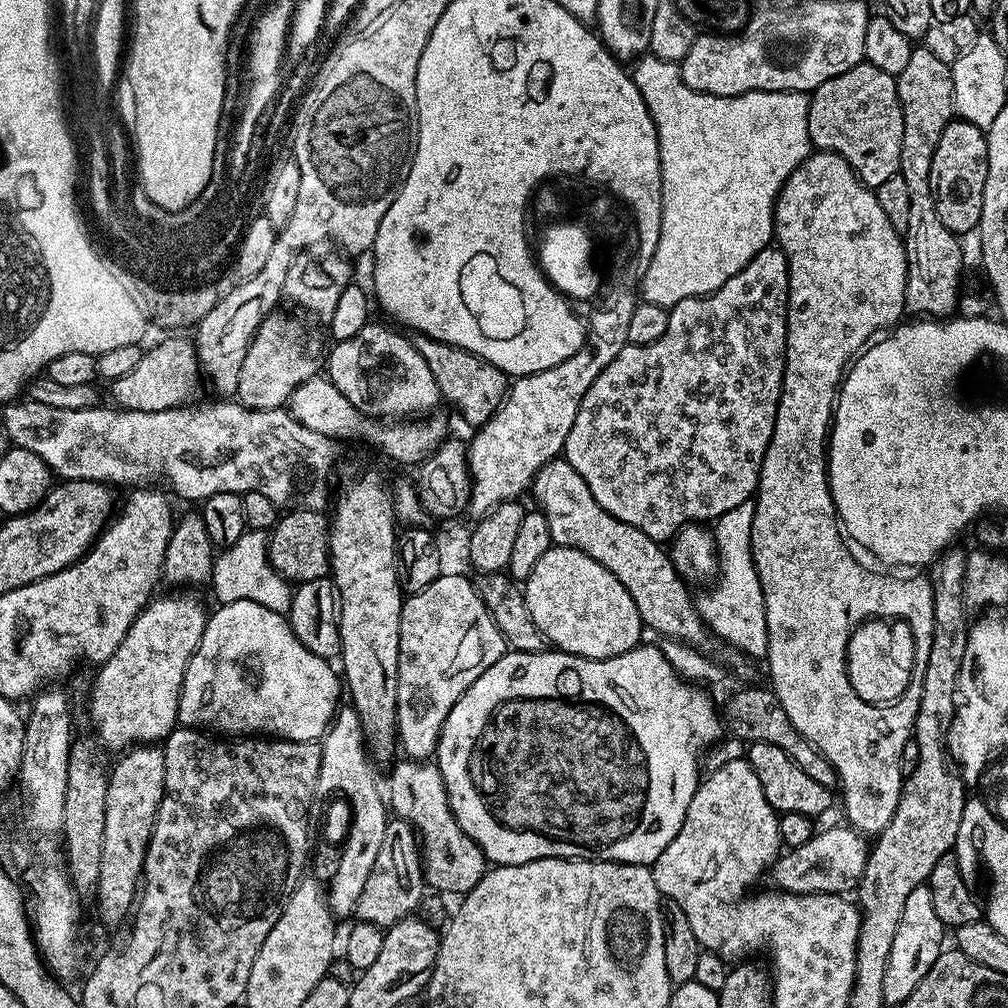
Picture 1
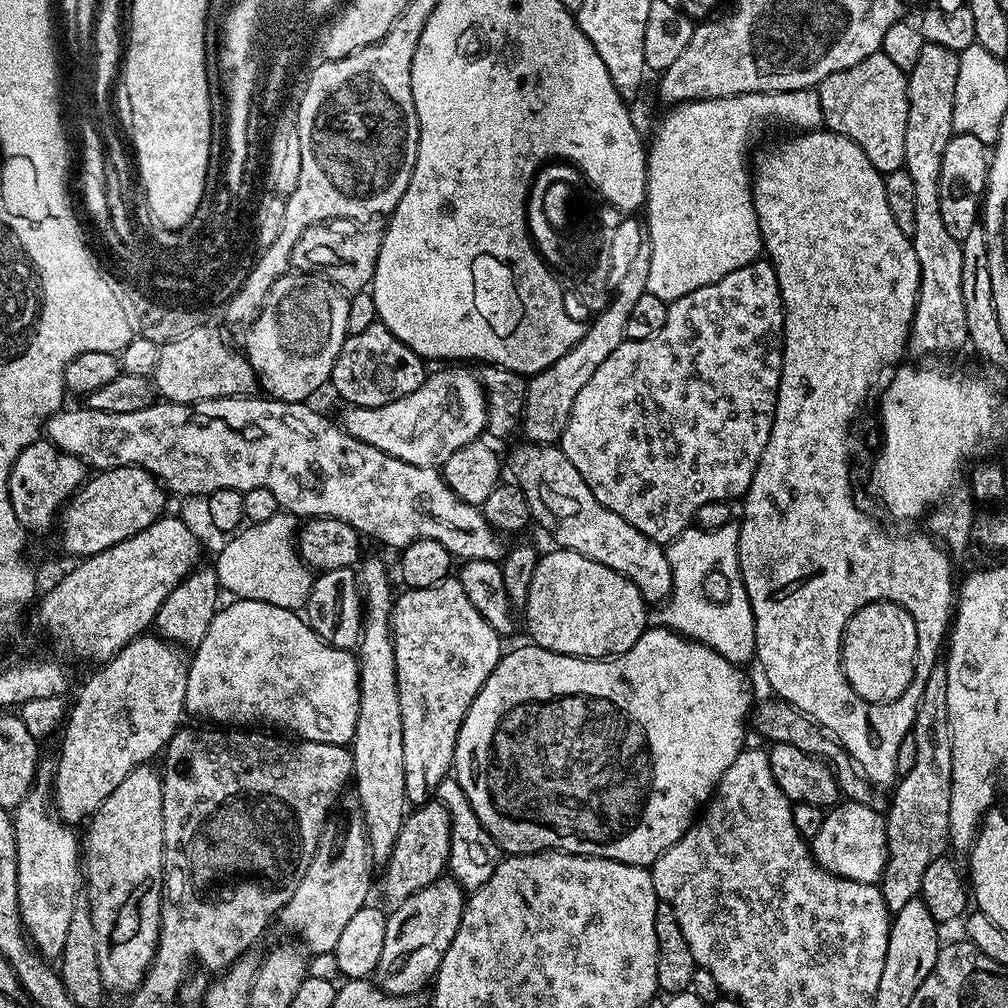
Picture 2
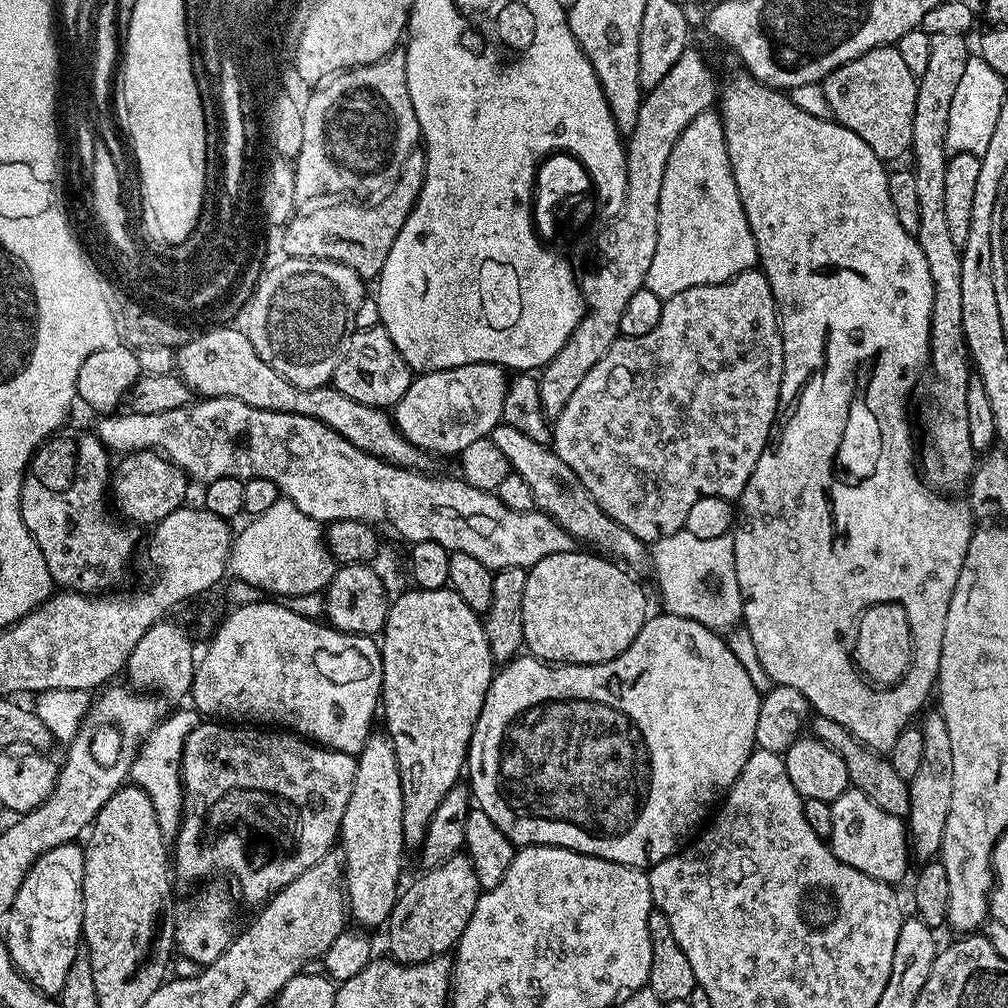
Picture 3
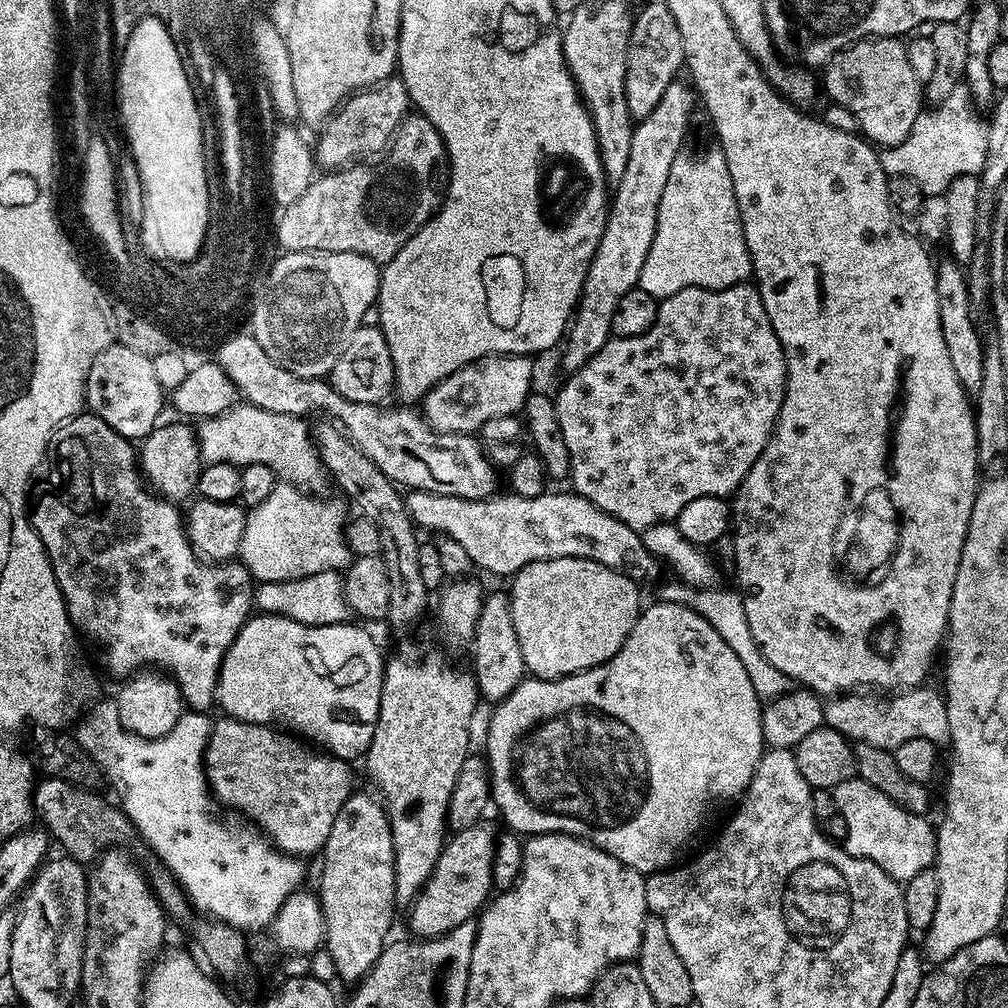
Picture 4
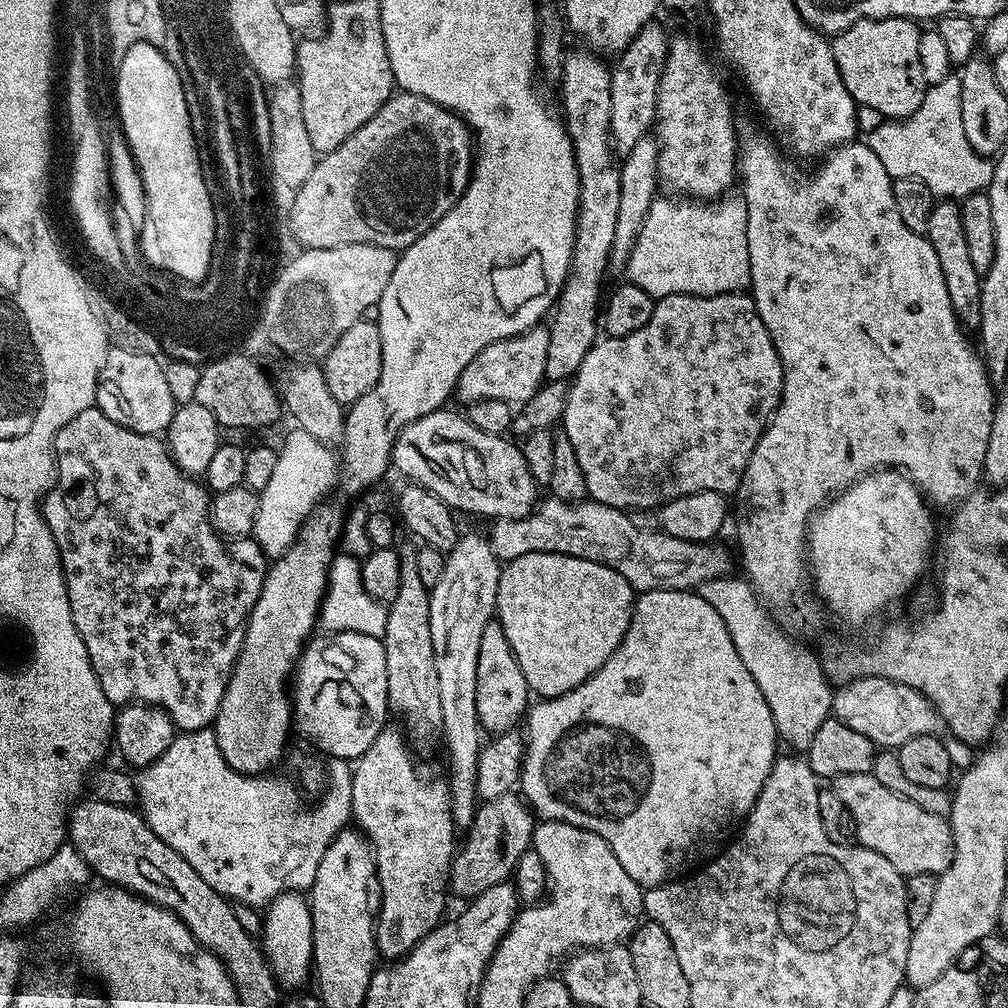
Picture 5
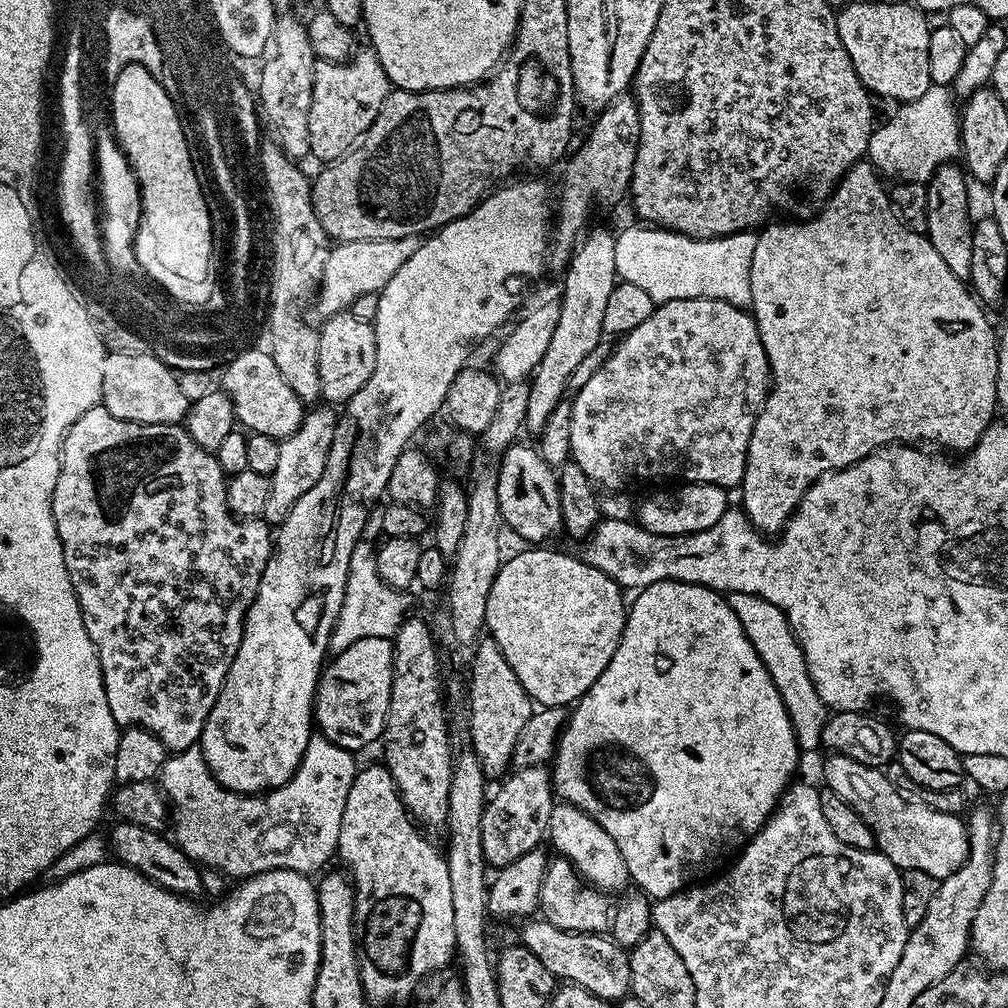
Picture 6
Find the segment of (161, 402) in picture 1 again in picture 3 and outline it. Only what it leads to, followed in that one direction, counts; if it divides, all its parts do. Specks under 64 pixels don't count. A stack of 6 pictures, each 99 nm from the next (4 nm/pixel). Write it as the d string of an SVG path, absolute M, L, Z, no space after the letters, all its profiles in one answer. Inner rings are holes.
M212 326L209 332L204 332L201 336L193 335L188 347L175 349L174 368L188 388L197 393L200 391L205 397L229 396L255 408L302 414L330 426L354 446L380 460L388 461L389 464L417 470L429 467L429 453L411 444L400 433L396 421L385 409L354 402L354 398L346 398L346 394L342 394L334 386L300 389L292 385L258 356L244 330L232 327Z

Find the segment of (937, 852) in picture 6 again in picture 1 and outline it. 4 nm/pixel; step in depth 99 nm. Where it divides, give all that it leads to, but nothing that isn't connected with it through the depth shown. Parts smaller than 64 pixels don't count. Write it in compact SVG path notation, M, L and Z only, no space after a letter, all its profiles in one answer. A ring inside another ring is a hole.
M851 826L844 828L828 828L817 831L816 835L806 842L806 846L798 846L777 856L770 869L770 877L777 889L794 894L810 894L811 892L834 892L848 894L859 889L860 879L866 870L866 862L870 844L861 833Z

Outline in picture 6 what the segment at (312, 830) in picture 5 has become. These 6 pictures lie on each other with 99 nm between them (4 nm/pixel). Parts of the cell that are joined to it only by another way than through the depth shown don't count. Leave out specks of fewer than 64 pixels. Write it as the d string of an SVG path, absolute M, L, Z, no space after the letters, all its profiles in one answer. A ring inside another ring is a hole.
M314 732L307 743L302 762L291 779L265 793L238 793L222 787L209 771L199 747L187 748L167 758L158 782L170 803L175 843L192 860L201 865L214 866L236 880L274 869L290 869L310 876L318 869L321 871L330 856L337 853L346 797L358 771L355 760L353 753L330 742L323 733Z

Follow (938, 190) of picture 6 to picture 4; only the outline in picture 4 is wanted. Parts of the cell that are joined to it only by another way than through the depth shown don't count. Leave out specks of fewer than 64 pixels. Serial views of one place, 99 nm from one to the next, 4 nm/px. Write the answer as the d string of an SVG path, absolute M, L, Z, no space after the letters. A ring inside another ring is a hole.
M945 258L936 264L936 289L938 290L938 306L942 322L942 338L946 338L946 350L950 352L950 360L955 373L963 382L969 393L975 394L982 382L982 366L984 365L984 350L986 340L980 337L976 329L974 305L968 289L968 278L965 269L951 258Z

